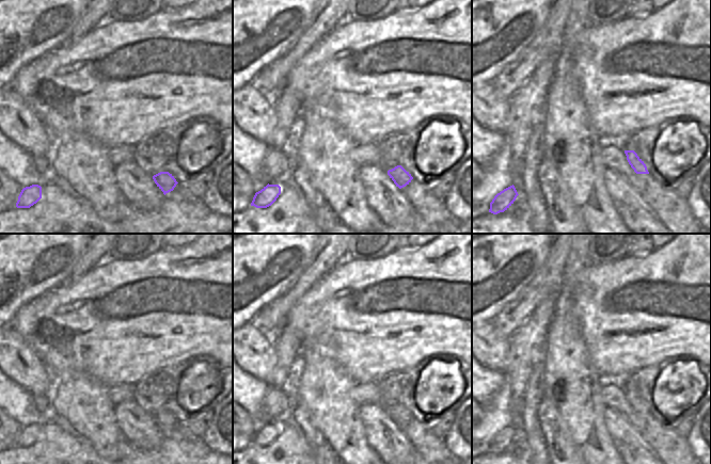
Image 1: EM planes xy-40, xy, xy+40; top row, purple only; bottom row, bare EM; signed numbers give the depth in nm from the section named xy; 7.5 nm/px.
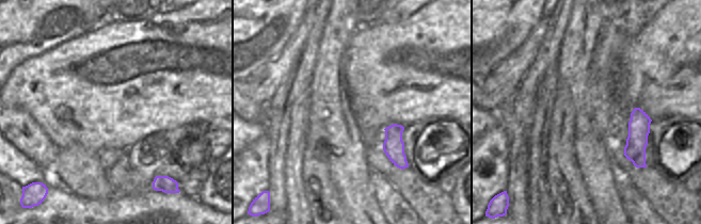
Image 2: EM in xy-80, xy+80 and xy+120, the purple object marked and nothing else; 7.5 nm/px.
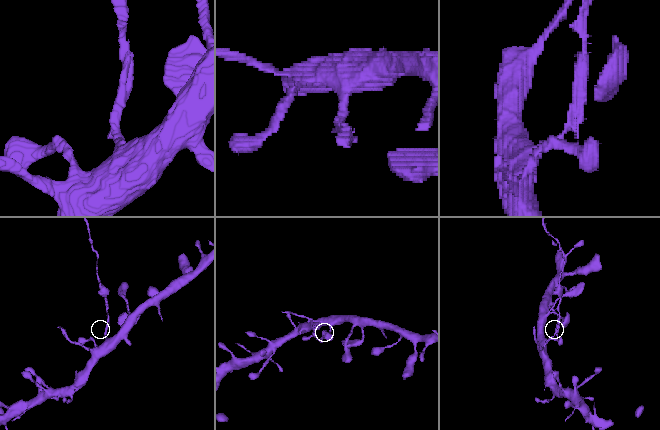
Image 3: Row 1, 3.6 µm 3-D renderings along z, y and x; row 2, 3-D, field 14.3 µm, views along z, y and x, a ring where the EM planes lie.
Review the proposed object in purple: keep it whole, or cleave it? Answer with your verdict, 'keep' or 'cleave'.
cleave

